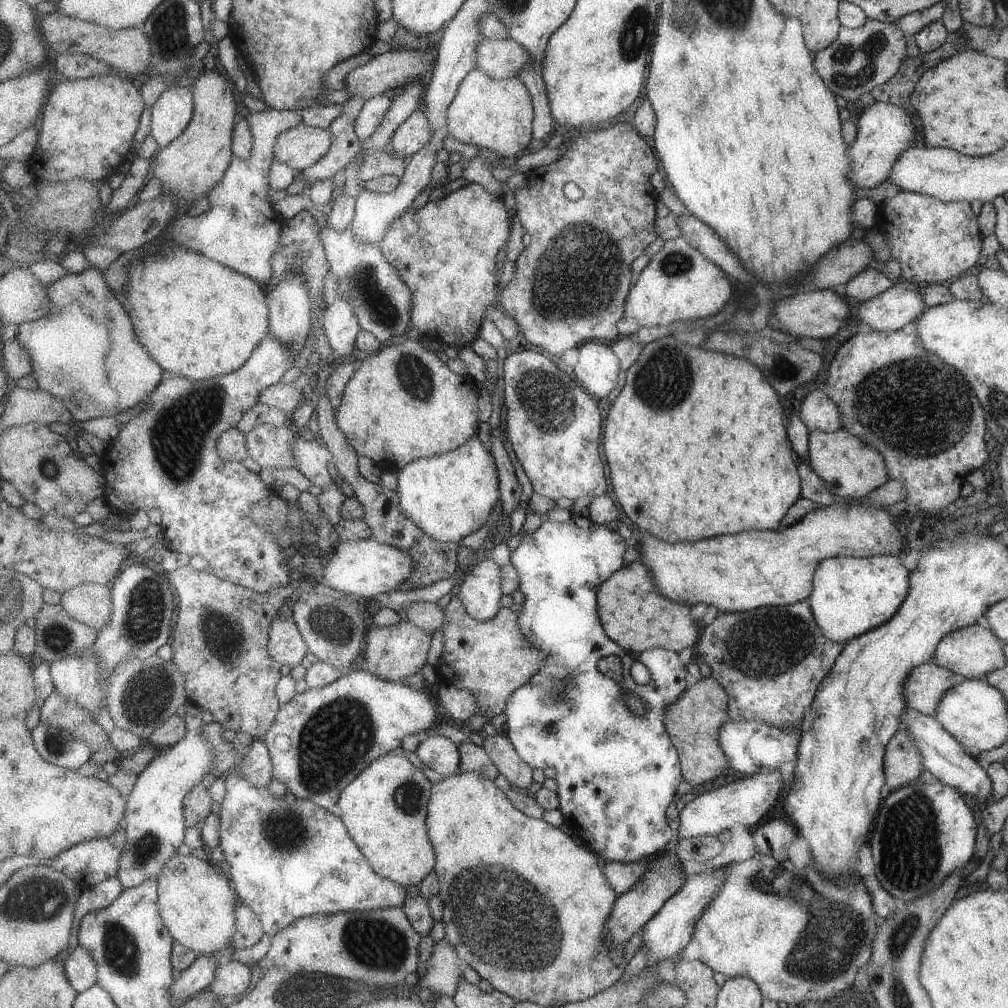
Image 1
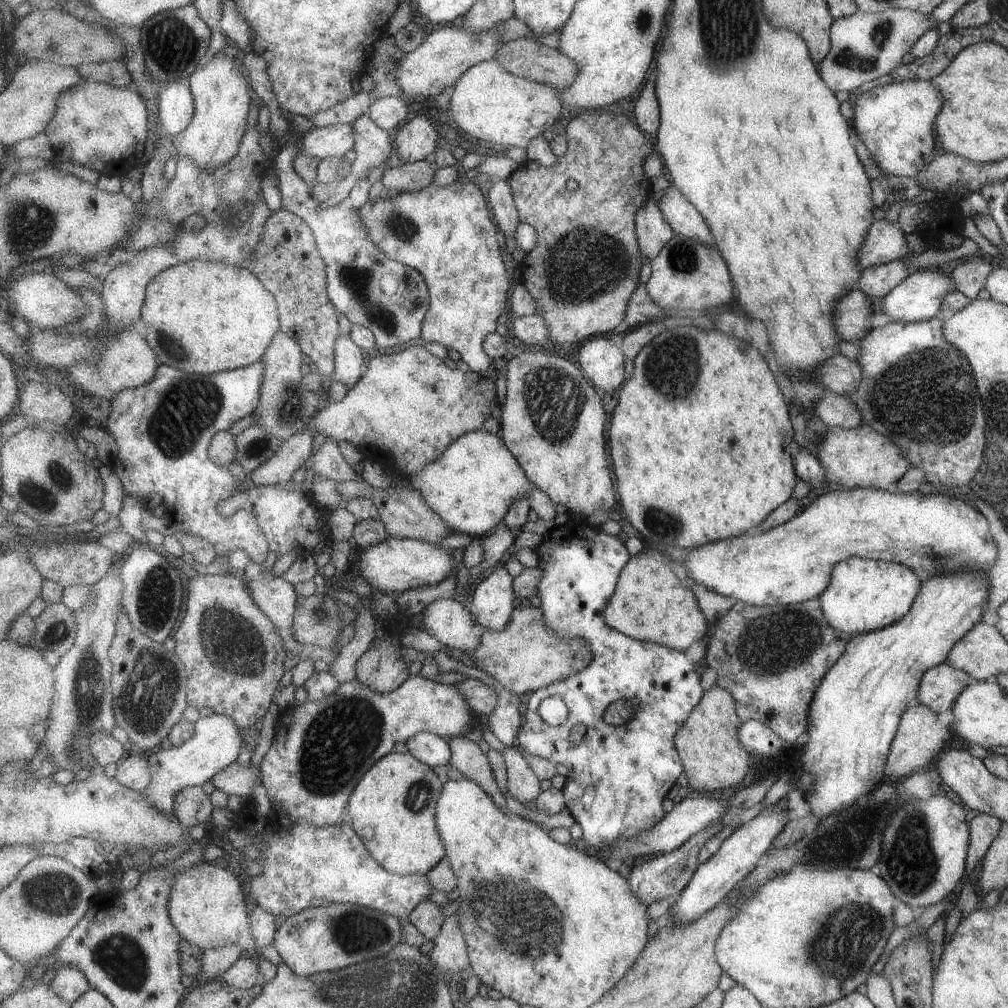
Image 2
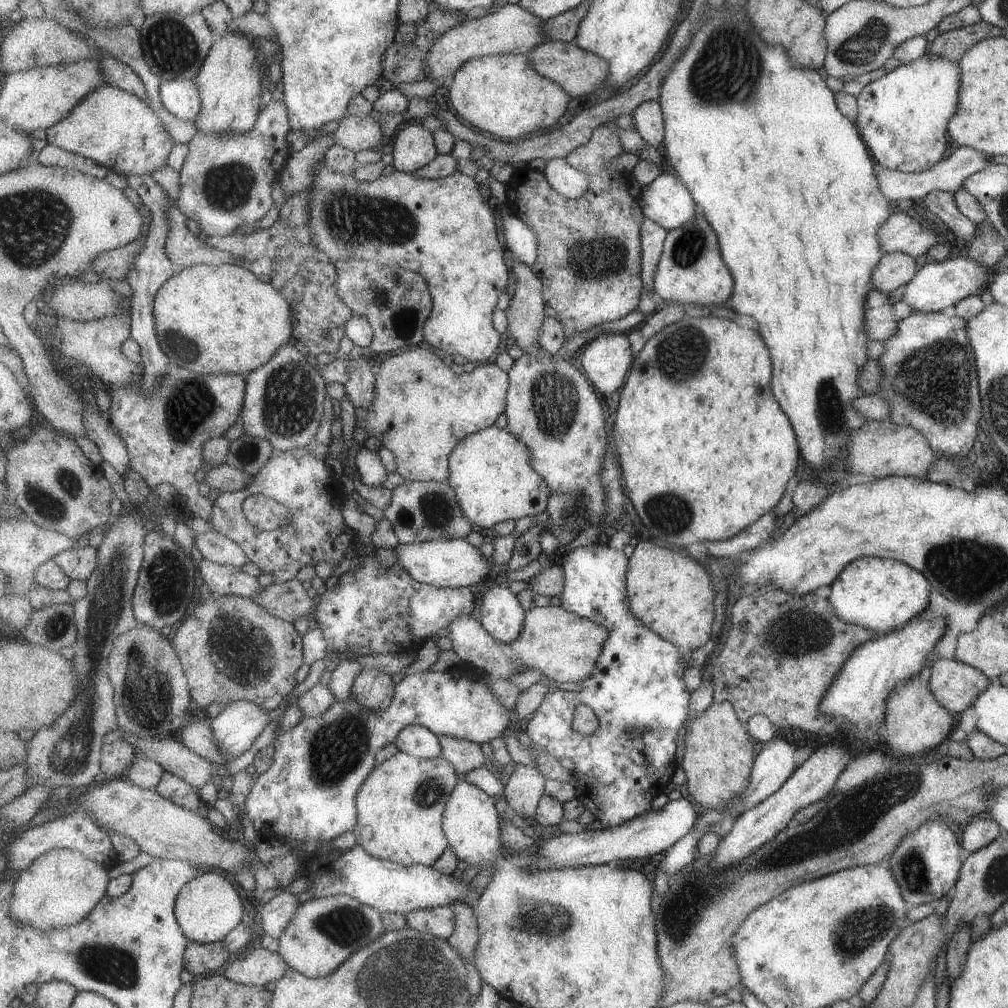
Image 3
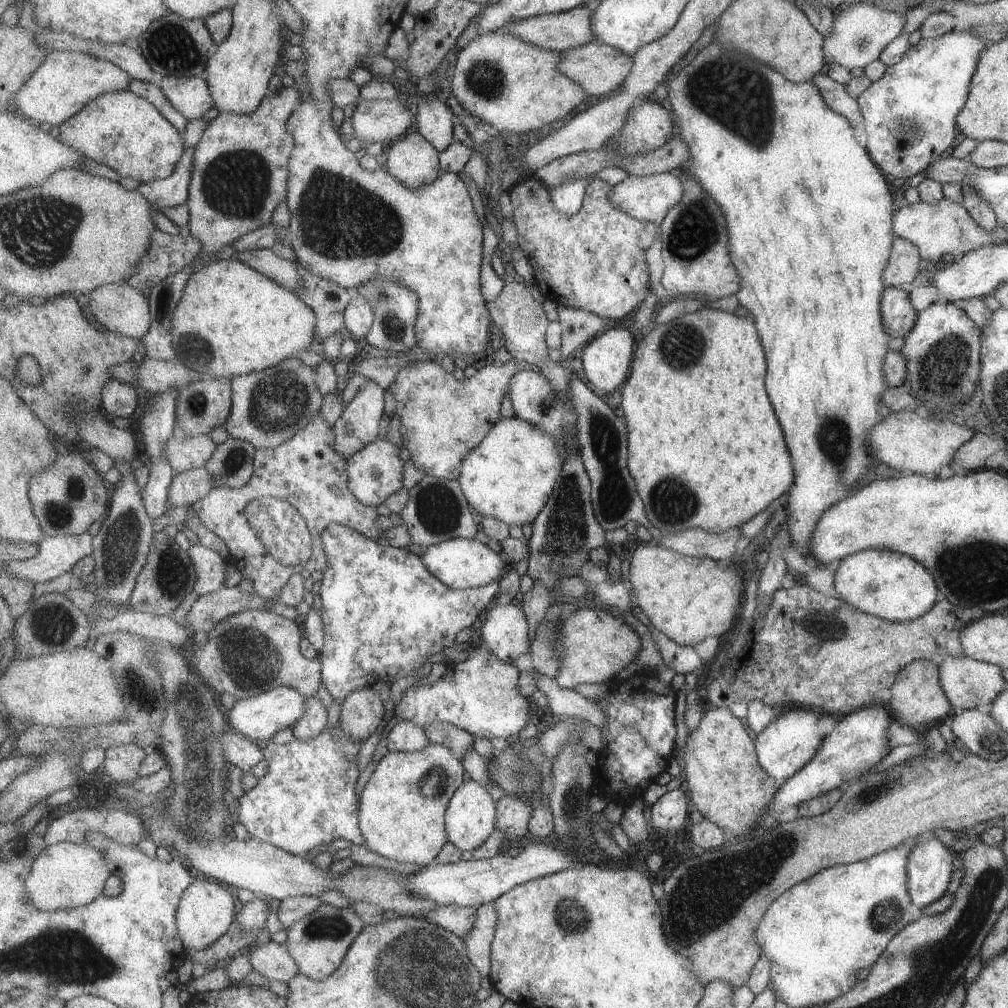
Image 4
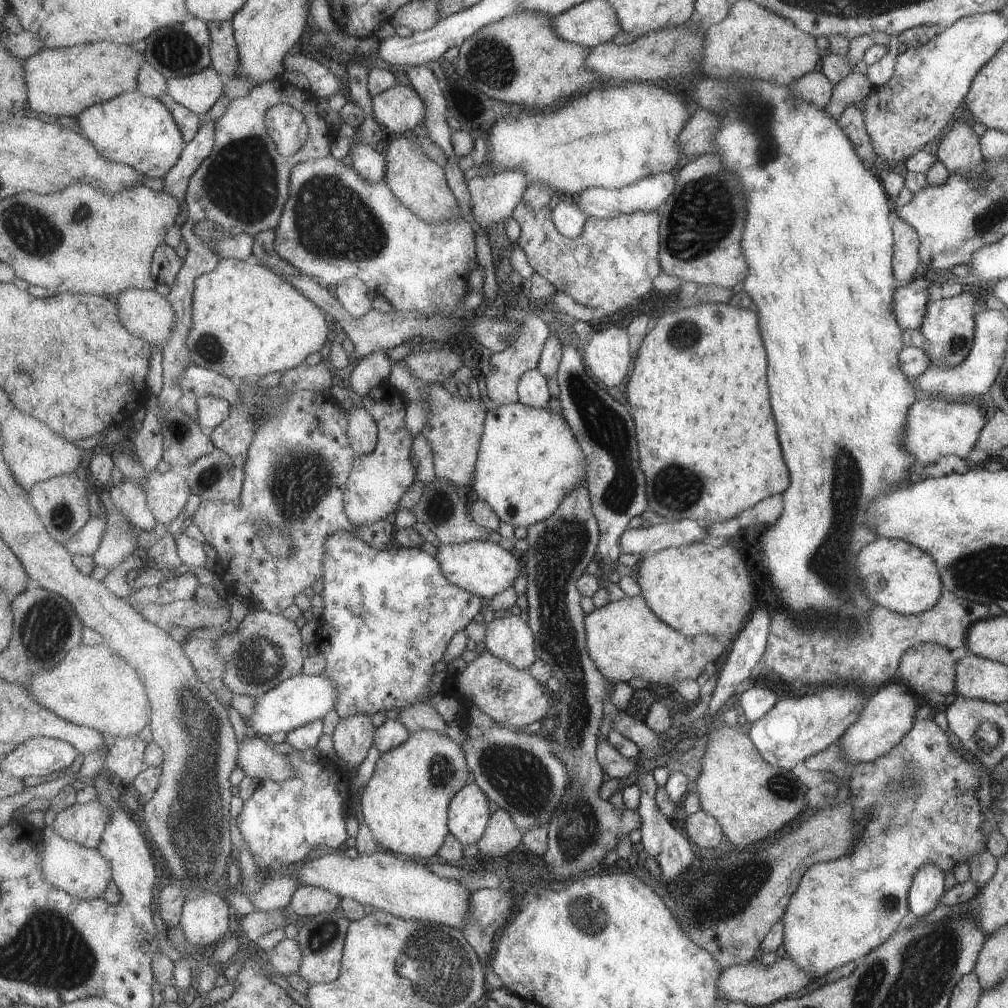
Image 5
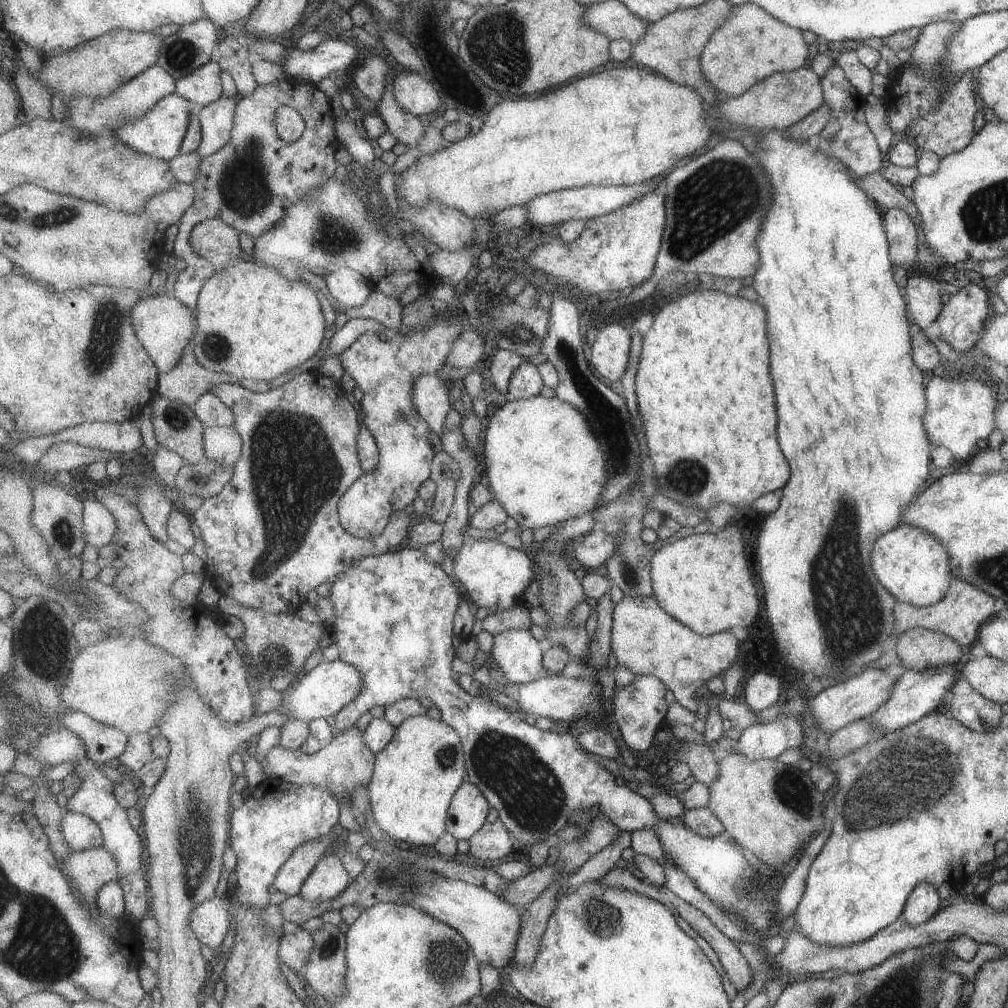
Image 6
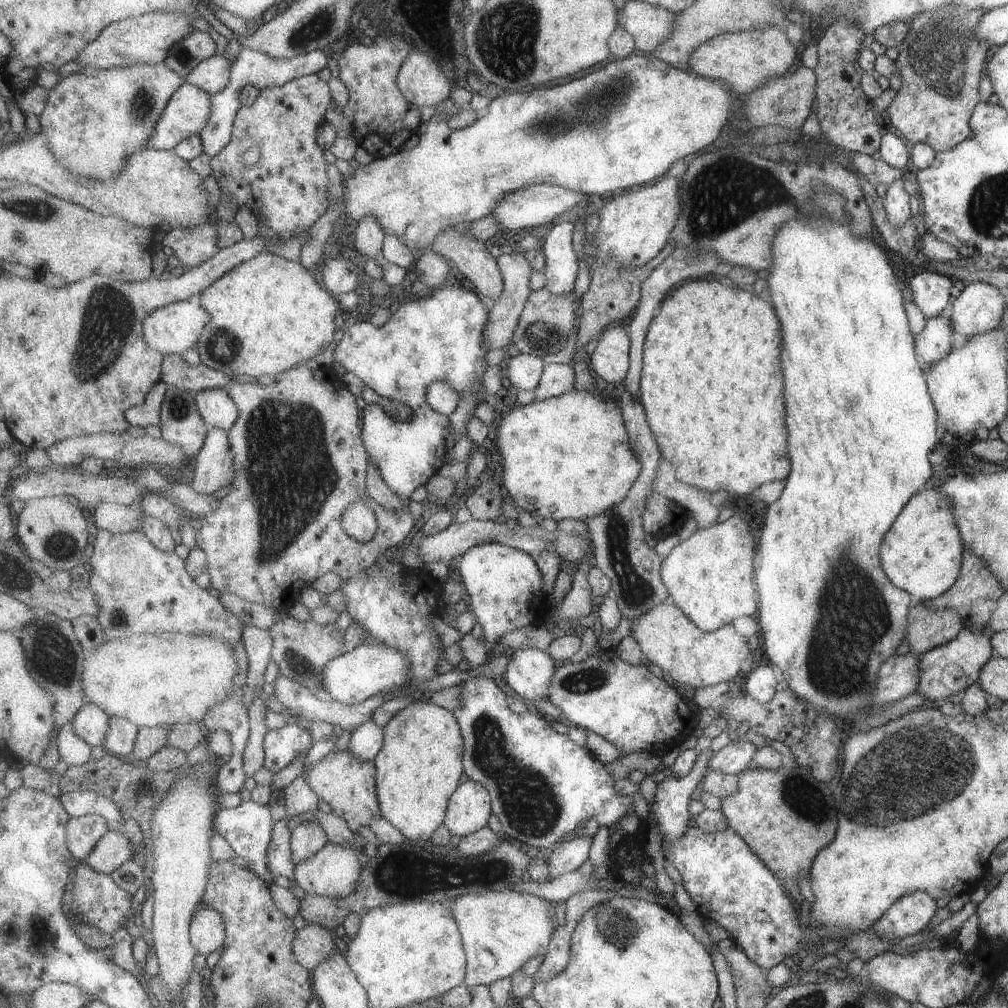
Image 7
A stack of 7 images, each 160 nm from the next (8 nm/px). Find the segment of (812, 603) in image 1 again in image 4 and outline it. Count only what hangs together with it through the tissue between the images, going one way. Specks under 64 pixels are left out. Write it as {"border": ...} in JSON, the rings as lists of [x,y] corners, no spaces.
{"border":[[[863,549],[843,557],[834,566],[833,586],[837,599],[891,622],[910,621],[927,613],[936,604],[938,589],[933,574],[920,562],[887,549]]]}

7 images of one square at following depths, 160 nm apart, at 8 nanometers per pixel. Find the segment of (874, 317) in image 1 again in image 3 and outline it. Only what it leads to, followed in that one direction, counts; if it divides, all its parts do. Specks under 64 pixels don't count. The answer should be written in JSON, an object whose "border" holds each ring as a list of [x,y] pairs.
{"border":[[[969,257],[945,259],[943,262],[924,264],[915,276],[906,283],[902,300],[911,305],[913,312],[948,311],[956,302],[971,295],[981,294],[989,284],[992,275],[1000,266],[989,270],[980,262]]]}

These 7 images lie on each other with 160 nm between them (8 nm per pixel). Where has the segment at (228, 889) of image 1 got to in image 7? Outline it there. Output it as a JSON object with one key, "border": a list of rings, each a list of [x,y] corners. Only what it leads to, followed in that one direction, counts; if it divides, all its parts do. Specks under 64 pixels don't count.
{"border":[[[201,907],[192,920],[192,943],[201,956],[209,956],[215,950],[223,950],[226,943],[226,924],[220,912]]]}

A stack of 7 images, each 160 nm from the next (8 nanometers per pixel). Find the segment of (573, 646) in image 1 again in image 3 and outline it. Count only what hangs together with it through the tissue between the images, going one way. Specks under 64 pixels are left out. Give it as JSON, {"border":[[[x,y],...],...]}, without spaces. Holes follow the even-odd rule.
{"border":[[[595,543],[593,546],[578,547],[573,551],[566,554],[561,566],[564,568],[566,574],[566,581],[564,584],[564,591],[559,596],[562,601],[561,607],[565,610],[569,610],[570,613],[580,614],[582,617],[593,619],[595,622],[601,623],[610,630],[610,637],[608,642],[604,646],[604,650],[601,653],[600,660],[596,664],[595,672],[587,677],[583,682],[585,687],[579,692],[565,691],[562,689],[556,689],[552,693],[549,693],[542,701],[543,704],[536,710],[534,717],[529,721],[527,725],[527,734],[537,743],[540,747],[543,747],[547,753],[551,753],[558,759],[567,757],[573,760],[575,767],[572,770],[573,783],[576,784],[577,799],[585,806],[585,809],[591,812],[595,818],[597,818],[605,828],[616,827],[617,825],[625,824],[627,821],[631,821],[638,816],[641,816],[644,812],[647,812],[651,806],[651,800],[657,796],[657,794],[667,793],[672,787],[671,778],[675,774],[675,770],[679,766],[678,760],[678,738],[680,736],[681,727],[687,720],[690,711],[690,702],[692,692],[687,690],[685,686],[685,669],[689,666],[689,662],[683,660],[683,654],[679,652],[679,648],[676,644],[665,640],[660,634],[657,634],[654,630],[651,630],[641,619],[637,618],[637,615],[632,611],[632,606],[629,602],[628,593],[628,564],[629,559],[622,551],[617,551],[606,546],[601,546]],[[581,705],[587,705],[591,707],[595,714],[599,717],[599,728],[589,736],[583,736],[576,732],[574,729],[574,720],[576,710]]]}

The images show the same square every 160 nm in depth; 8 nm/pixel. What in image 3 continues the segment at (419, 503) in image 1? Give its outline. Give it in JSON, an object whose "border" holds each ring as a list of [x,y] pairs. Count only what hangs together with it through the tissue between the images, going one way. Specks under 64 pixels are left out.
{"border":[[[496,424],[480,433],[472,434],[453,449],[450,456],[450,485],[456,490],[464,513],[481,533],[484,528],[491,528],[497,523],[509,519],[519,520],[523,516],[535,516],[548,510],[548,500],[552,490],[541,473],[532,465],[532,452],[529,447],[509,429],[502,429]]]}

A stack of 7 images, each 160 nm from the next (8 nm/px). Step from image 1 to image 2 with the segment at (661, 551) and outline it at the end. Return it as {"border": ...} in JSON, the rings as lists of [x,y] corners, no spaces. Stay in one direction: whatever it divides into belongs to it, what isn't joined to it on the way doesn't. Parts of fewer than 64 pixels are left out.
{"border":[[[871,487],[863,488],[839,488],[819,495],[799,514],[794,514],[787,522],[776,527],[770,527],[768,531],[753,534],[751,532],[741,534],[737,537],[721,539],[720,541],[710,542],[692,550],[685,559],[685,568],[687,569],[688,584],[702,584],[708,590],[717,592],[721,596],[735,598],[737,601],[747,603],[749,605],[763,606],[771,604],[789,604],[800,603],[817,597],[824,592],[830,581],[830,575],[834,566],[841,561],[845,561],[851,557],[861,557],[864,559],[873,559],[878,561],[891,561],[909,567],[910,569],[923,568],[929,577],[949,575],[950,573],[961,573],[962,571],[977,571],[983,575],[991,572],[992,566],[997,558],[997,542],[993,541],[993,534],[989,528],[989,522],[985,520],[977,510],[973,510],[971,506],[967,506],[961,500],[949,498],[940,493],[930,493],[928,495],[918,494],[917,491],[910,493],[902,493],[901,491],[889,491],[888,489],[876,489]]]}

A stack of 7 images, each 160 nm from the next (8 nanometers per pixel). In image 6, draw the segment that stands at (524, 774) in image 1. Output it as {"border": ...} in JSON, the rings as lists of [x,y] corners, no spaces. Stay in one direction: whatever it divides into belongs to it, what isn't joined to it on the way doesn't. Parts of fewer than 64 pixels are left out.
{"border":[[[500,818],[494,823],[485,823],[481,830],[478,830],[469,840],[470,850],[469,852],[473,856],[479,857],[482,860],[508,860],[508,854],[513,850],[517,838],[512,832],[505,826],[505,823]]]}

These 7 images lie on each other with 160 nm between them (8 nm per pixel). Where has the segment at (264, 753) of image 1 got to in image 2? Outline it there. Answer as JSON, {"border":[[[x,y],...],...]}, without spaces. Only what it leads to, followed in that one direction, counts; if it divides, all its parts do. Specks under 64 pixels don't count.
{"border":[[[236,761],[232,766],[219,772],[210,781],[215,789],[226,793],[228,796],[235,795],[245,798],[251,797],[251,792],[262,783],[262,771],[260,766],[242,766]]]}

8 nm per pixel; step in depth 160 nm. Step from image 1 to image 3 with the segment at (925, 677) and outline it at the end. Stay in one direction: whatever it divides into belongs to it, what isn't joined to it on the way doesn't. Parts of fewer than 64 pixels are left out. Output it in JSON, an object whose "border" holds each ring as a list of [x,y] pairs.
{"border":[[[946,658],[931,666],[928,676],[934,698],[955,716],[971,707],[992,682],[977,667]]]}

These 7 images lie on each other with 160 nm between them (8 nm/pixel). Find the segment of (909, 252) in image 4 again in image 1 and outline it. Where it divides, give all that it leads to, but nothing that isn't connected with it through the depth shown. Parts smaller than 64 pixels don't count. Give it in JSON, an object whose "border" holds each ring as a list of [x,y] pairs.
{"border":[[[872,264],[845,282],[844,296],[862,302],[884,292],[894,284],[895,281],[889,280],[887,276],[878,271],[875,264]]]}

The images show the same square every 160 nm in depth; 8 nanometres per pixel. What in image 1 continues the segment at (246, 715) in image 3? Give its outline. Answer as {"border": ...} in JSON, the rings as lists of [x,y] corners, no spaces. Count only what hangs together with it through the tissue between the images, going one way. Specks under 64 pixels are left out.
{"border":[[[191,702],[185,706],[184,719],[188,724],[186,738],[176,746],[161,748],[161,754],[138,776],[128,797],[124,819],[127,844],[118,871],[124,889],[140,886],[145,880],[158,877],[169,860],[178,855],[177,848],[185,842],[185,830],[188,828],[184,816],[187,794],[215,768],[215,748],[205,738],[202,709]]]}

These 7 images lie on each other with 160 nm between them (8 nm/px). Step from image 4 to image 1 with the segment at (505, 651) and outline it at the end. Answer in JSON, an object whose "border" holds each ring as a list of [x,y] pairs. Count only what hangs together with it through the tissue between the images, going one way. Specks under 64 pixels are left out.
{"border":[[[483,556],[457,586],[456,593],[465,610],[476,620],[493,620],[502,608],[501,568],[490,556]]]}

